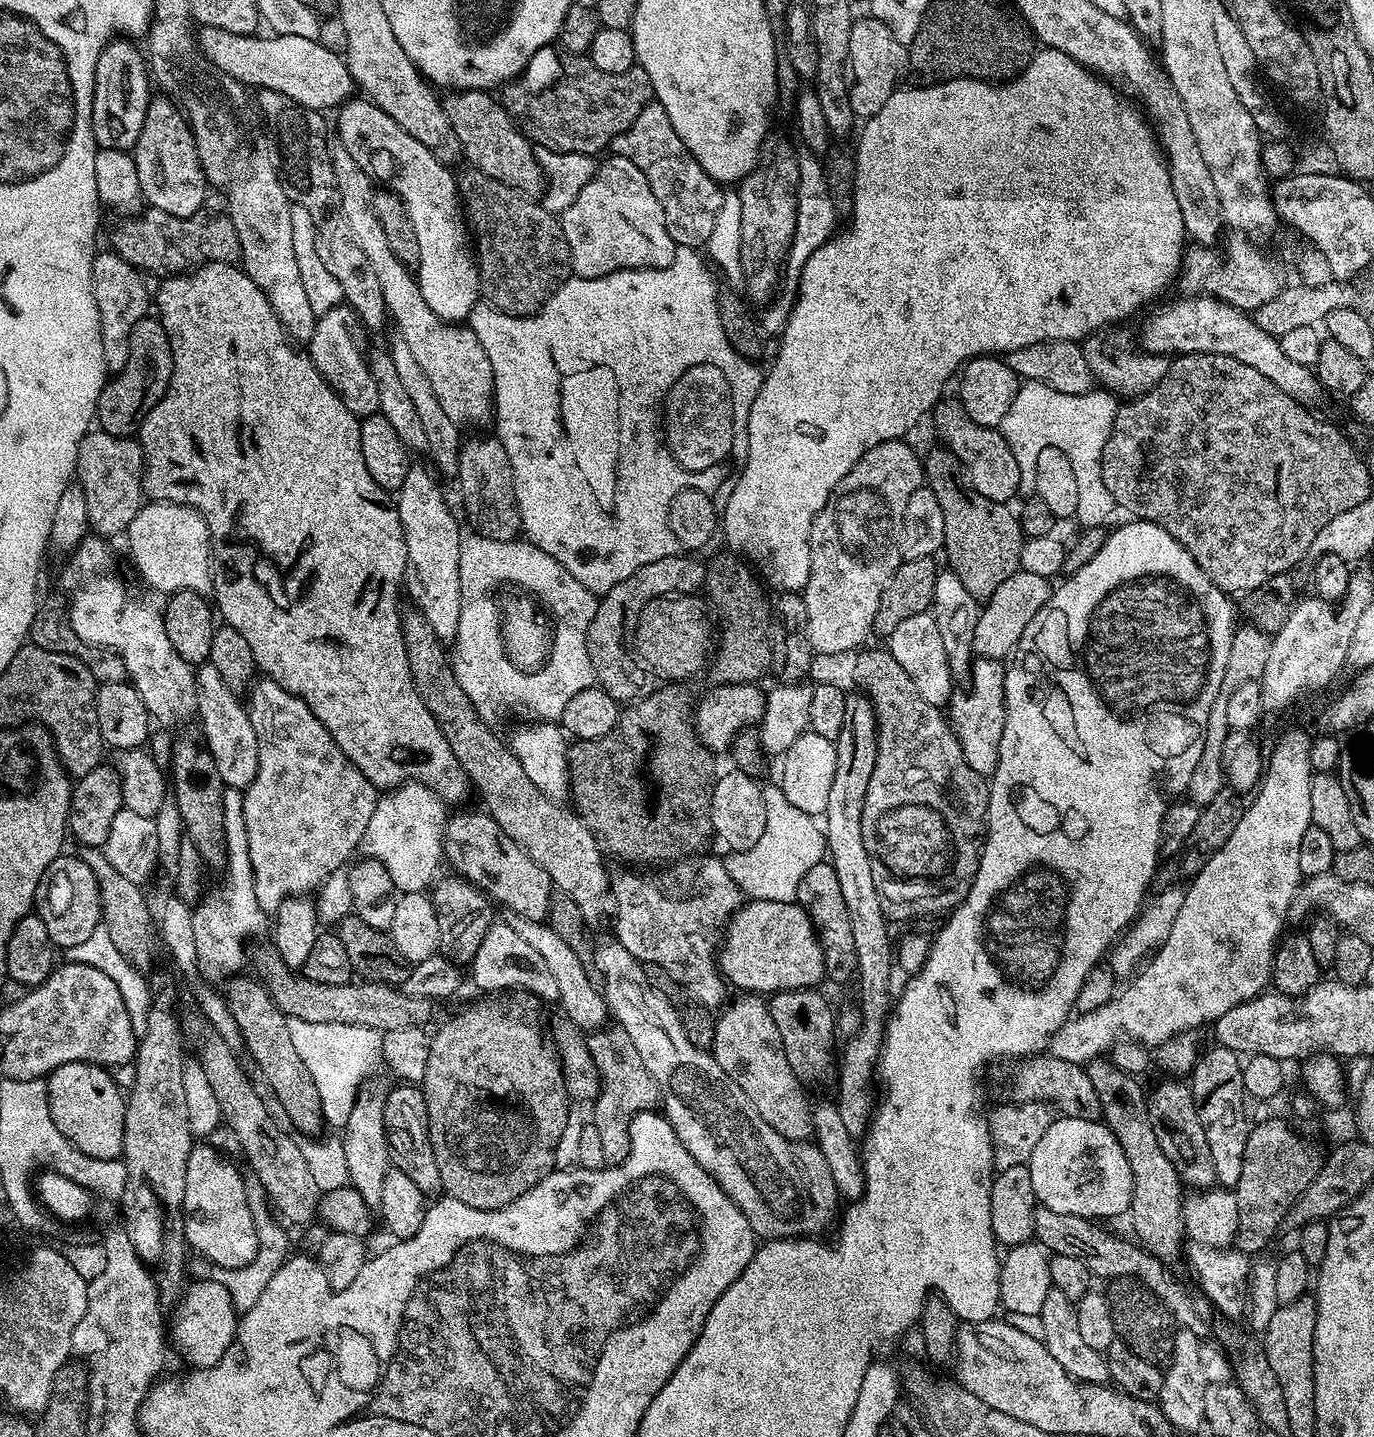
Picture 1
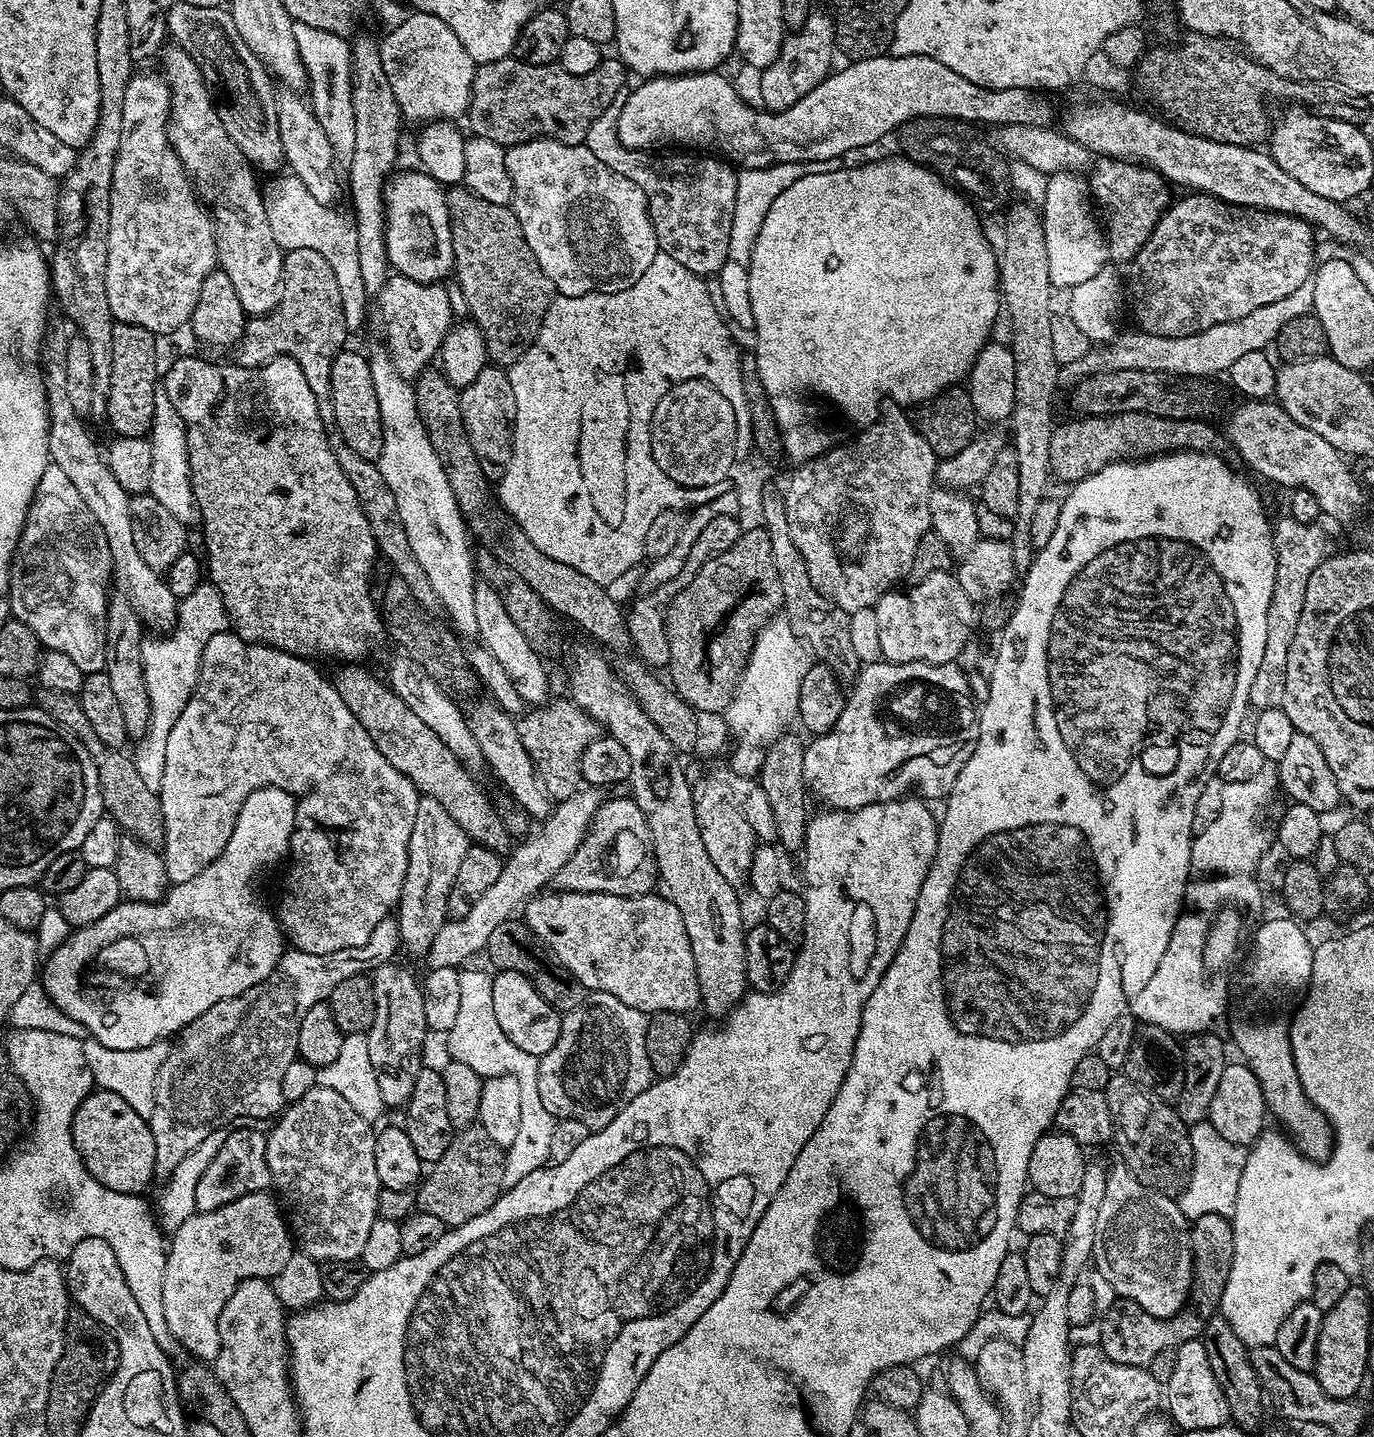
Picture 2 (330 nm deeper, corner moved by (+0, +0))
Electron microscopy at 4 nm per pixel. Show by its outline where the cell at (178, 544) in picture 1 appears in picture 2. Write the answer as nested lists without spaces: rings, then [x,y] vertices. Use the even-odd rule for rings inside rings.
[[[157,390],[154,394],[154,422],[147,439],[151,451],[150,486],[147,495],[158,498],[158,502],[162,502],[162,506],[166,506],[166,510],[170,510],[174,518],[178,518],[178,522],[186,526],[199,525],[200,511],[192,489],[186,429],[182,418],[174,410],[174,402],[170,402],[170,398],[163,390]]]

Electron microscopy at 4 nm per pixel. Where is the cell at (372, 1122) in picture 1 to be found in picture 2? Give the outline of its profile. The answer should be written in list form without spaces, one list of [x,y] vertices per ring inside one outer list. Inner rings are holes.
[[[421,796],[418,814],[414,814],[414,830],[410,830],[408,865],[402,886],[400,903],[394,912],[396,925],[400,928],[400,942],[405,949],[423,953],[434,942],[438,930],[448,919],[450,886],[458,874],[458,865],[466,858],[470,847],[468,835],[446,814],[446,806],[433,796]]]

